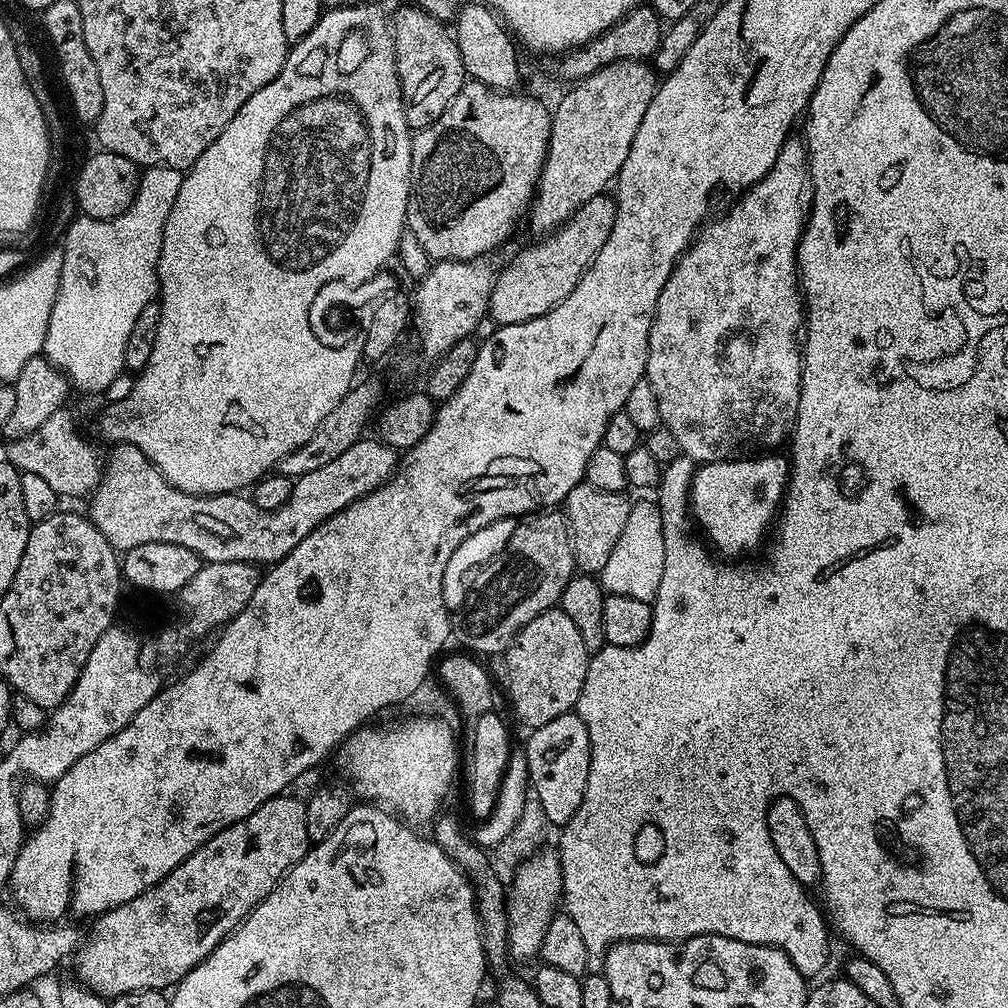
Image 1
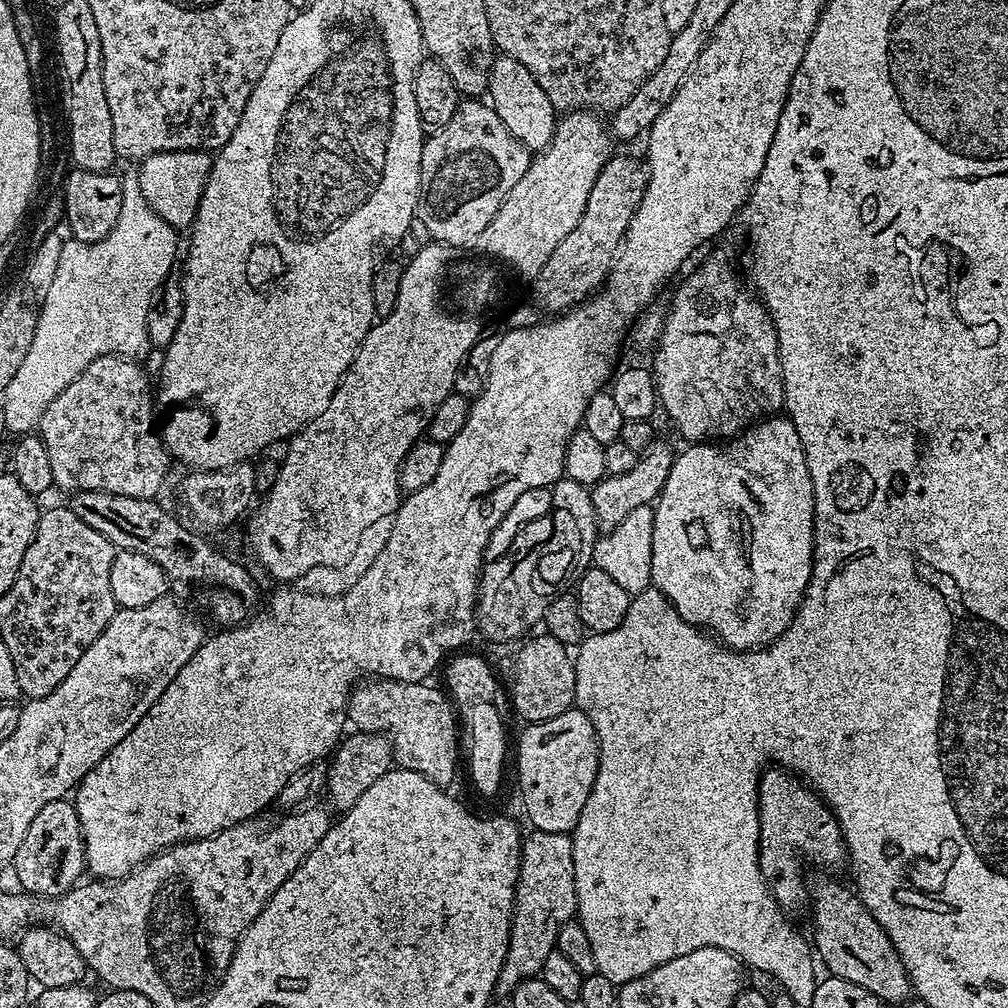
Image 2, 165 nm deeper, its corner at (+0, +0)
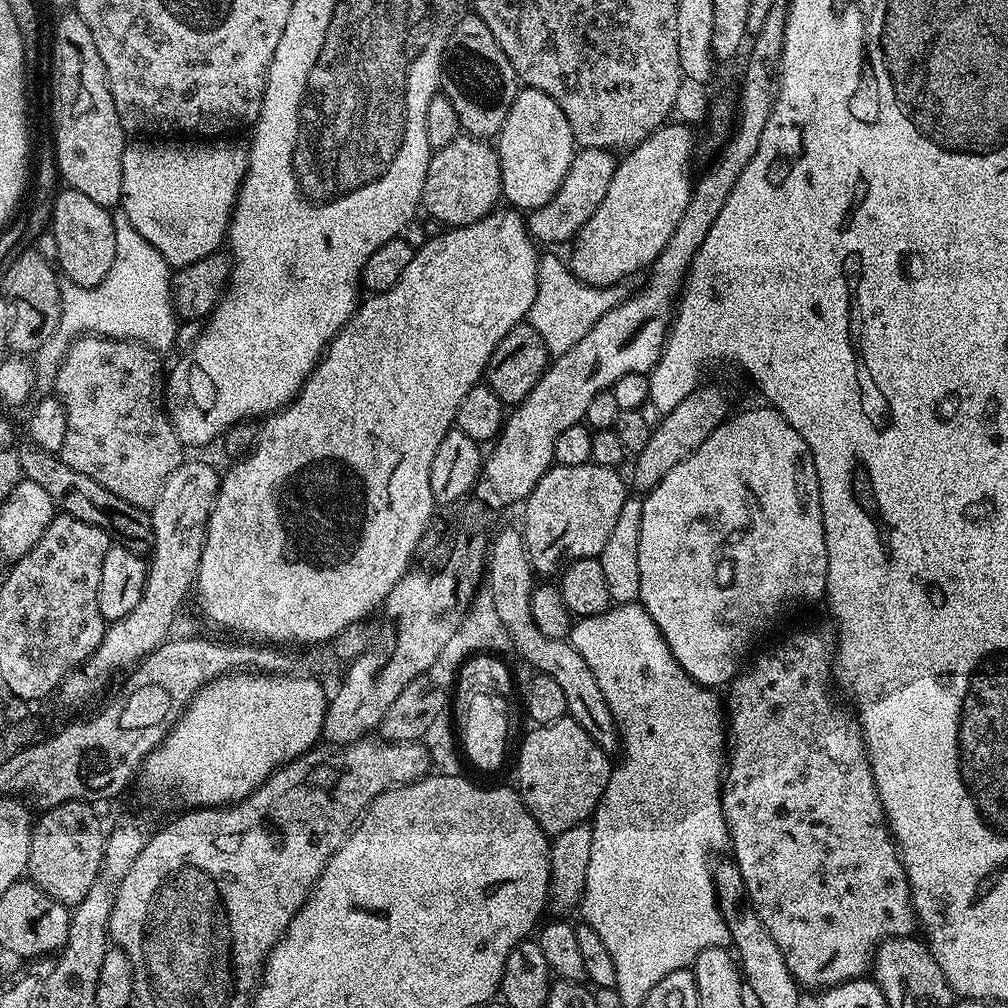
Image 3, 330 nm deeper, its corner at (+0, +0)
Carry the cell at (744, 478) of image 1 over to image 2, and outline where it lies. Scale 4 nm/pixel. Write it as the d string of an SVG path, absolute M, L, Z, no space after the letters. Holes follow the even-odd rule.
M777 414L753 424L751 428L741 432L739 436L729 439L727 442L692 442L687 447L688 449L681 456L679 453L673 459L670 478L666 478L666 486L660 491L660 495L654 501L656 513L654 514L654 554L650 554L651 587L658 589L676 607L682 619L690 622L695 628L703 628L709 633L715 634L721 644L727 644L729 648L737 652L751 652L758 648L767 648L788 629L790 622L794 622L796 611L800 609L800 603L804 601L804 595L812 577L812 559L814 558L814 546L816 545L816 539L814 538L814 486L810 478L810 470L806 466L806 454L802 450L802 438L798 438L798 430L792 420Z

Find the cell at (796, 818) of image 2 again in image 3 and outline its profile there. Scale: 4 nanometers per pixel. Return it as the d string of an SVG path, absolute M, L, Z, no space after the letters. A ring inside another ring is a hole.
M831 631L828 632L796 632L793 636L788 636L781 642L777 648L772 648L769 652L764 652L752 665L749 663L744 671L737 675L727 689L728 700L726 696L726 704L730 711L726 716L726 736L730 741L730 747L726 752L726 767L722 773L722 787L720 797L722 798L722 810L726 818L726 826L728 827L728 838L730 841L730 852L734 857L738 870L742 870L742 878L746 882L746 890L750 902L754 906L754 910L758 914L758 918L762 918L762 926L766 926L766 930L770 934L770 938L774 938L774 942L778 944L778 950L782 952L782 958L786 962L786 966L790 970L790 974L796 979L796 983L801 989L820 988L819 990L827 990L833 988L835 984L841 984L844 980L861 979L871 969L872 958L876 954L878 947L884 940L892 940L896 936L911 936L917 931L918 921L916 919L916 911L912 905L912 895L910 894L910 886L908 885L908 875L904 869L904 861L900 859L900 854L896 846L896 841L888 827L888 819L884 816L884 807L878 798L878 790L874 782L874 774L872 767L868 761L868 751L864 748L864 735L860 733L860 721L847 707L843 708L838 701L832 697L832 688L834 692L833 676L834 676L834 636Z

